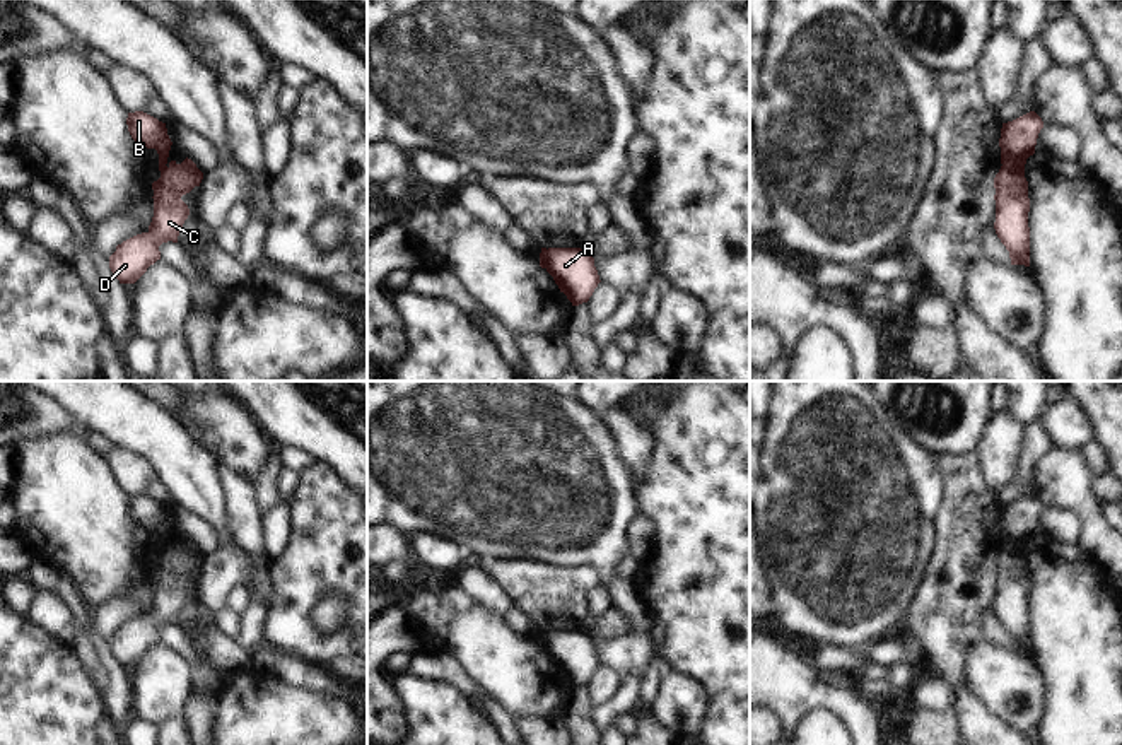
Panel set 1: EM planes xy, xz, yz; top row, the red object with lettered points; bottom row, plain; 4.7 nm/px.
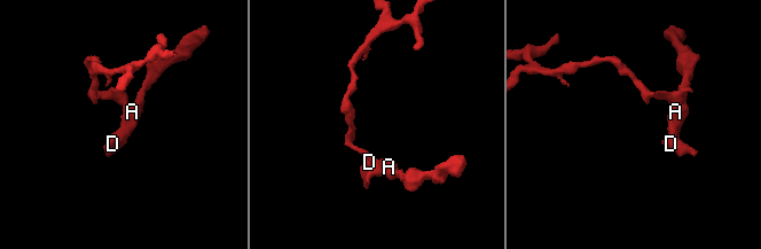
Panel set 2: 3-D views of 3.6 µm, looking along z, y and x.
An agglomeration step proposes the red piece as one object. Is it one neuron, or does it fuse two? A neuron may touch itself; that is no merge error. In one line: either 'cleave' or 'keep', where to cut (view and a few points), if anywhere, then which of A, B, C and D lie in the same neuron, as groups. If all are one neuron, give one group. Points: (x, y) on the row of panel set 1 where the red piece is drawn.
cleave; cut yz (1027, 156), (1015, 158), (1001, 168); groups A C D / B

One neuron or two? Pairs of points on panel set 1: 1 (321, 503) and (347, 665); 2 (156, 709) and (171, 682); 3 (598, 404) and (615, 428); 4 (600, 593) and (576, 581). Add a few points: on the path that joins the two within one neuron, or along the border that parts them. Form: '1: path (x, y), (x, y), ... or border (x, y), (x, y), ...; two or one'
1: border (349, 655), (337, 655), (327, 667); two
2: path (156, 703), (156, 698), (164, 689); one
3: border (620, 405), (608, 407), (600, 416); two
4: border (598, 583), (588, 595), (588, 615), (581, 627); two

